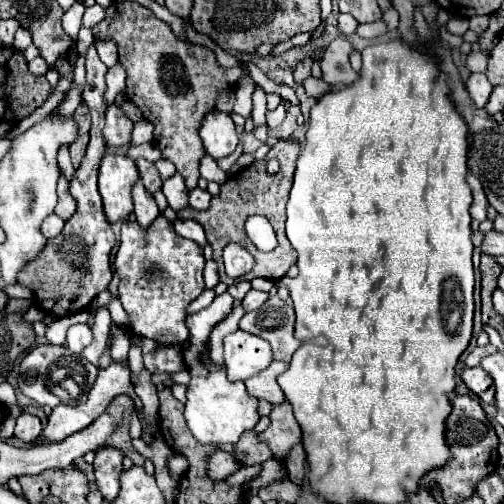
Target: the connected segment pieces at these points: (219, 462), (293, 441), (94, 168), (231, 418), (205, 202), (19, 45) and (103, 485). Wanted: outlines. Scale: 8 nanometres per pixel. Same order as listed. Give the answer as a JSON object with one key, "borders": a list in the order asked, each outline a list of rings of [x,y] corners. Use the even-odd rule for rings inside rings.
{"borders":[[[[216,452],[208,460],[208,476],[214,480],[224,480],[238,472],[238,464],[234,462],[236,458],[228,452]]],[[[288,402],[272,406],[270,420],[270,426],[262,432],[262,440],[270,444],[274,458],[284,460],[296,444],[302,444],[302,428],[296,422],[292,406]]],[[[92,44],[86,52],[88,86],[82,94],[86,106],[90,108],[90,116],[92,116],[90,142],[88,142],[86,154],[80,162],[80,168],[74,172],[74,176],[70,180],[70,194],[74,196],[78,208],[76,208],[74,216],[66,222],[62,234],[48,240],[46,248],[42,250],[42,256],[38,256],[38,260],[34,260],[34,264],[26,264],[26,270],[22,270],[18,274],[18,284],[30,288],[34,292],[34,300],[36,300],[38,308],[44,314],[50,314],[54,318],[72,316],[72,314],[88,308],[90,302],[100,292],[104,292],[112,280],[110,254],[116,244],[116,238],[110,228],[110,222],[106,220],[102,200],[98,194],[98,186],[96,186],[100,160],[106,154],[106,144],[102,140],[104,112],[106,112],[106,104],[104,104],[104,90],[106,90],[104,76],[106,76],[106,72],[108,72],[108,68],[100,62],[98,52]],[[80,256],[84,256],[84,258],[80,258]]],[[[228,292],[220,294],[214,298],[214,302],[208,308],[186,318],[186,324],[190,328],[190,340],[183,344],[183,358],[186,368],[192,374],[192,380],[186,392],[188,402],[186,402],[184,418],[192,436],[202,444],[236,444],[242,432],[252,430],[260,420],[258,398],[248,394],[244,382],[230,382],[226,378],[224,366],[212,364],[208,354],[210,330],[228,316],[228,312],[232,310],[232,302],[234,300]]],[[[194,188],[190,190],[190,206],[194,210],[206,210],[210,206],[210,192],[202,190],[202,188]]],[[[18,28],[16,36],[14,36],[14,48],[16,48],[16,50],[24,50],[24,48],[28,48],[30,44],[32,44],[30,32],[28,32],[26,28]]],[[[102,448],[96,452],[94,460],[96,484],[104,500],[114,502],[120,494],[120,474],[122,474],[122,452],[116,448]]]]}

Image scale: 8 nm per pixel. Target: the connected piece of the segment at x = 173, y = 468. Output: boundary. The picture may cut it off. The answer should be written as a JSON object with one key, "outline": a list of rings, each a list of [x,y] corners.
{"outline":[[[176,454],[176,456],[172,456],[170,460],[168,460],[168,468],[170,468],[170,474],[172,474],[172,478],[182,478],[184,474],[186,474],[186,470],[188,470],[188,462],[186,462],[186,458],[182,456],[182,454]]]}

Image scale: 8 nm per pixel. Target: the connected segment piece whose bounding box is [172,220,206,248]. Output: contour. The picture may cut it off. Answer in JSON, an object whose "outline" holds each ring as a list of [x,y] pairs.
{"outline":[[[176,220],[176,222],[172,222],[172,226],[174,226],[176,234],[194,240],[200,248],[206,246],[206,236],[204,236],[204,230],[198,222],[194,222],[194,220]]]}

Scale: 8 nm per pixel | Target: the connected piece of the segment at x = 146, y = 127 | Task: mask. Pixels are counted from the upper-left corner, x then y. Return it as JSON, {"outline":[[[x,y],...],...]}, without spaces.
{"outline":[[[140,120],[134,124],[134,132],[132,132],[132,146],[138,146],[138,144],[144,144],[144,142],[150,142],[152,140],[152,124],[146,122],[146,120]]]}

